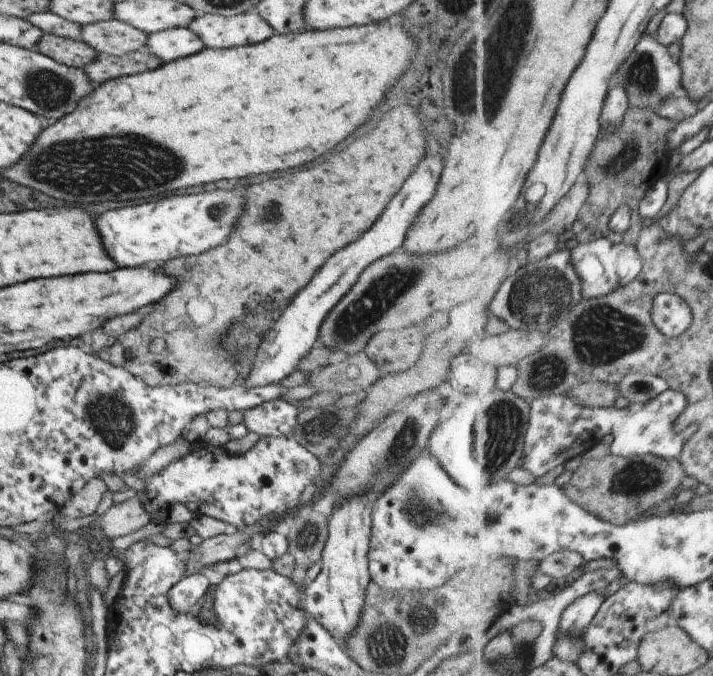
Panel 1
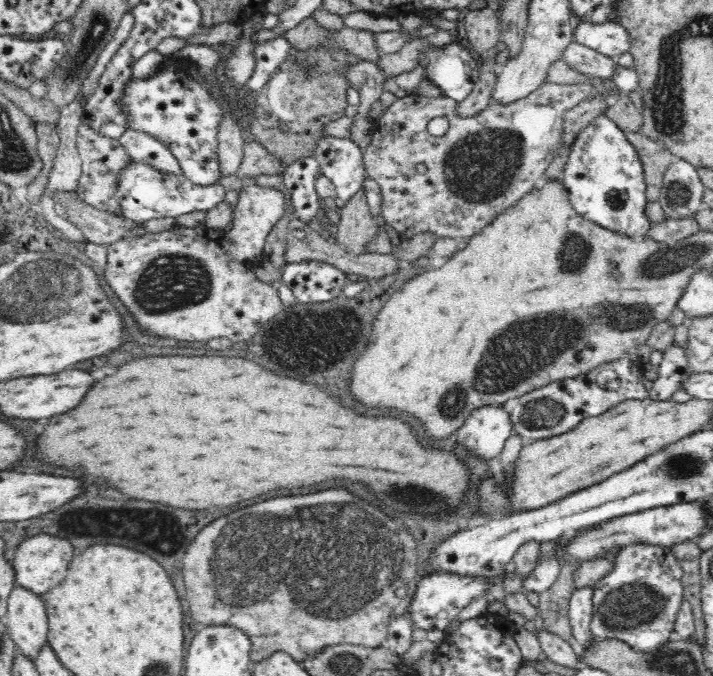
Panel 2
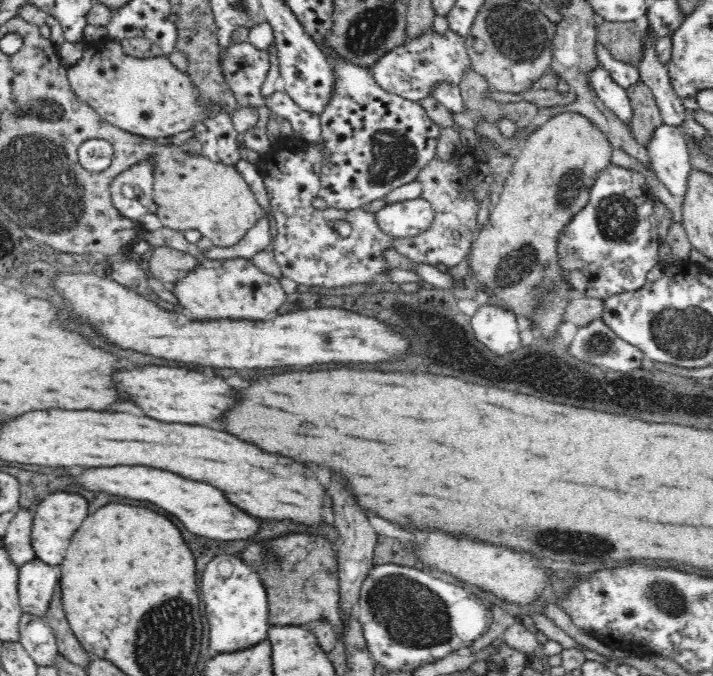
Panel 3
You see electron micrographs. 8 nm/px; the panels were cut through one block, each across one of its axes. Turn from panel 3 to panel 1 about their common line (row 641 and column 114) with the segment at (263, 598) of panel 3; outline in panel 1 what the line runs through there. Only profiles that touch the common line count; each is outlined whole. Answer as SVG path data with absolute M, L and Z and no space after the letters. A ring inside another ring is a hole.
M243 186L241 188L231 188L231 190L213 190L213 192L199 192L196 194L167 195L161 196L154 202L144 202L127 208L107 210L93 218L95 230L99 234L99 242L103 244L105 254L115 262L119 268L135 268L135 266L145 267L149 262L165 262L175 257L198 255L206 250L221 246L231 238L231 230L235 230L241 216L241 206L243 206Z

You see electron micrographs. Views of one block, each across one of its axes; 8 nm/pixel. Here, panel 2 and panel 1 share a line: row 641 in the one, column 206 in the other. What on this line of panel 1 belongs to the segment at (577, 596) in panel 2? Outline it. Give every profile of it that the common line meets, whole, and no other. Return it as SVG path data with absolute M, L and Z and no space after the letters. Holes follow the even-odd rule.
M189 572L167 591L167 602L177 614L187 614L199 604L209 585L205 576Z

